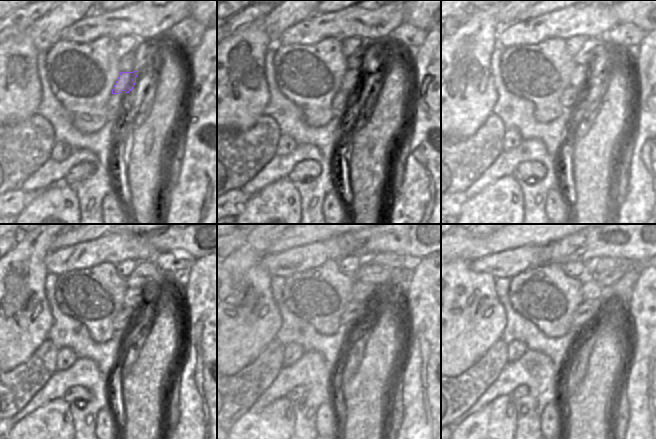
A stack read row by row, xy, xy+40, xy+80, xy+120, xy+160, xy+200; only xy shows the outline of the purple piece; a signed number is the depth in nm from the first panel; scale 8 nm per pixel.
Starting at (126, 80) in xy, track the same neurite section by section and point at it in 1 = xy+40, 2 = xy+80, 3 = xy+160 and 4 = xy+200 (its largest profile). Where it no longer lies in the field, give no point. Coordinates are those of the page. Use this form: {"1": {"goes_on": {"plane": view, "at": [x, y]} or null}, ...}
{"1": {"goes_on": {"plane": "xy+40", "at": [352, 79]}}, "2": {"goes_on": {"plane": "xy+80", "at": [581, 75]}}, "3": {"goes_on": {"plane": "xy+160", "at": [361, 291]}}, "4": {"goes_on": {"plane": "xy+200", "at": [591, 290]}}}

